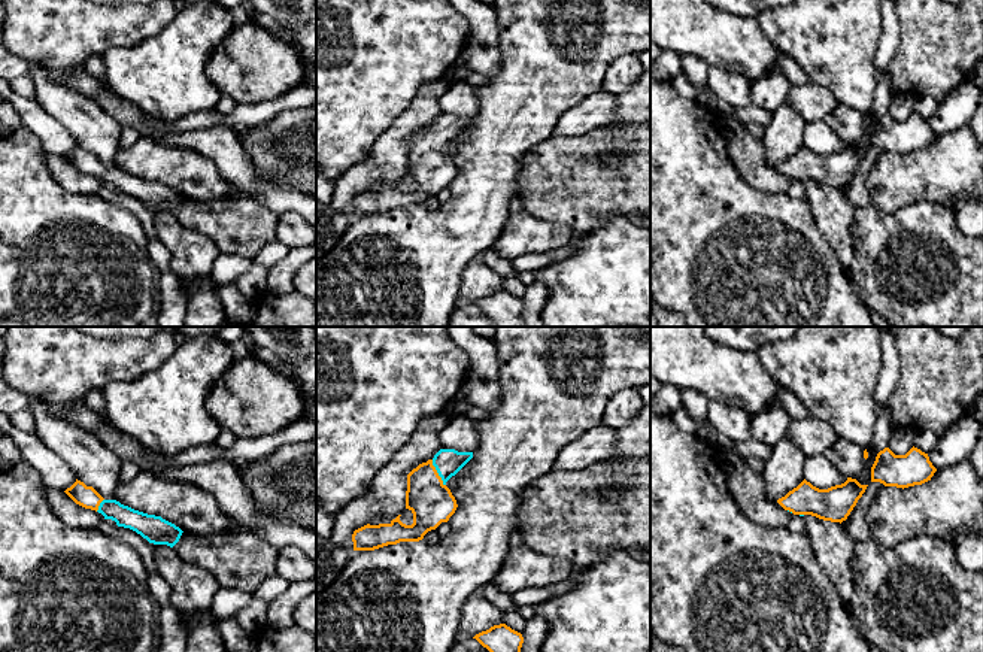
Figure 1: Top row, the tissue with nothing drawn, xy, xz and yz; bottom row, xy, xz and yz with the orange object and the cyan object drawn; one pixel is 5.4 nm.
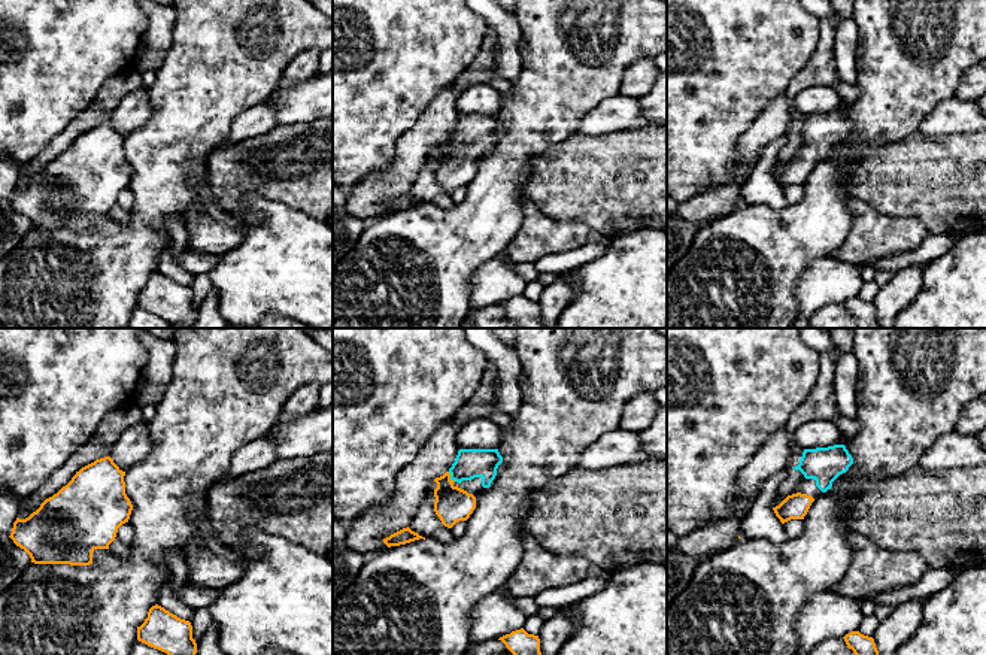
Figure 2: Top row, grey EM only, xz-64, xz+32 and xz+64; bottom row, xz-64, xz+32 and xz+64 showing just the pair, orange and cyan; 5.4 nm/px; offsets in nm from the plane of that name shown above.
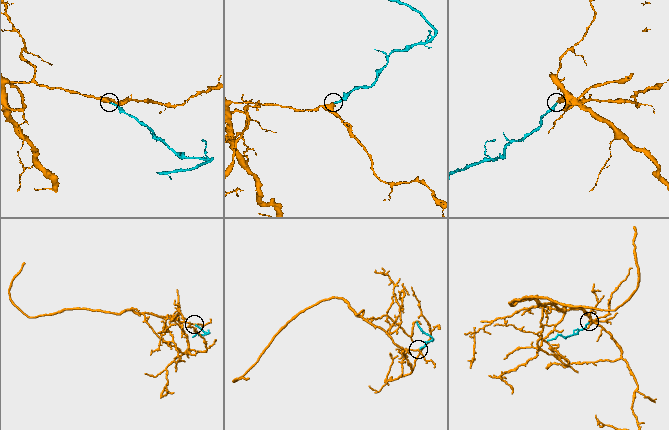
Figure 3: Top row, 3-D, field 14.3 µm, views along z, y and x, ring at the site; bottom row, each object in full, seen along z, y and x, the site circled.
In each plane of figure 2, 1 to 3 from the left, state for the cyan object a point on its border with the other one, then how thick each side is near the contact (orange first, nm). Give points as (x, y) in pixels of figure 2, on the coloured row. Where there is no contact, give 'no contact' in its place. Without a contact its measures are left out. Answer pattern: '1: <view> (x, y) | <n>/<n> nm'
1: no contact
2: xz+32 (449, 478) | 190/160 nm
3: no contact

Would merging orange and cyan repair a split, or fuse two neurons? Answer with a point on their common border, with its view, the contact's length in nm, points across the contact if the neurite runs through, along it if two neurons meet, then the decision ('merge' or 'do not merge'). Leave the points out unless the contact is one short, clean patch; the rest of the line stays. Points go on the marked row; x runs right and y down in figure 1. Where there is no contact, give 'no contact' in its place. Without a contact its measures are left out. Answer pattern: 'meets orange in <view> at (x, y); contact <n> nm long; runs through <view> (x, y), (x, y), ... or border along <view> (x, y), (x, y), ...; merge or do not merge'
meets orange in xz at (437, 473); contact 160 nm long; runs through xz (431, 503), (431, 479), (437, 473), (448, 463); merge

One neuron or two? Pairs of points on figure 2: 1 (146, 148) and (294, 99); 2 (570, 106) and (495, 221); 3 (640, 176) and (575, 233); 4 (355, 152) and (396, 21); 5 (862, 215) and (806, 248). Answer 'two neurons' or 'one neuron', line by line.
1: two neurons
2: one neuron
3: two neurons
4: one neuron
5: two neurons

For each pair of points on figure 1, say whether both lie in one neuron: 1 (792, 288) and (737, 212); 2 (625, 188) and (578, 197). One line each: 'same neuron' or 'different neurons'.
1: same neuron
2: same neuron

